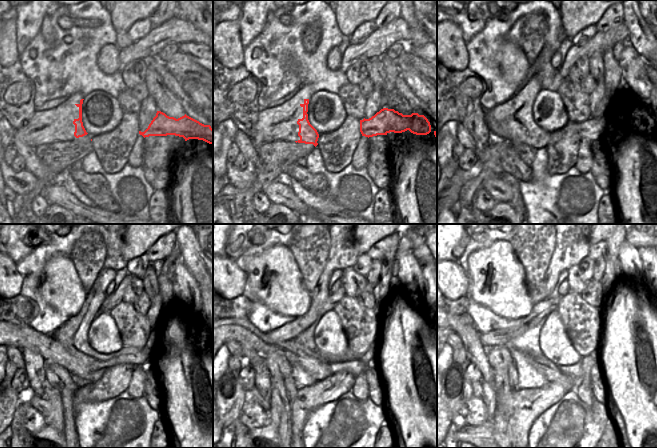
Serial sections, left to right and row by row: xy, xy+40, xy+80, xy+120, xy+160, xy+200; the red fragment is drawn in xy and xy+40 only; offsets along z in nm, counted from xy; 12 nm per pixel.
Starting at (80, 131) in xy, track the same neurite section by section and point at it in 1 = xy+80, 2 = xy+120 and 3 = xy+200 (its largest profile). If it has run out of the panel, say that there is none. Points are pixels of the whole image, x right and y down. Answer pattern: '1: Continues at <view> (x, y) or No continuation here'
1: Continues at xy+80 (535, 137)
2: Continues at xy+120 (90, 365)
3: Continues at xy+200 (462, 324).

